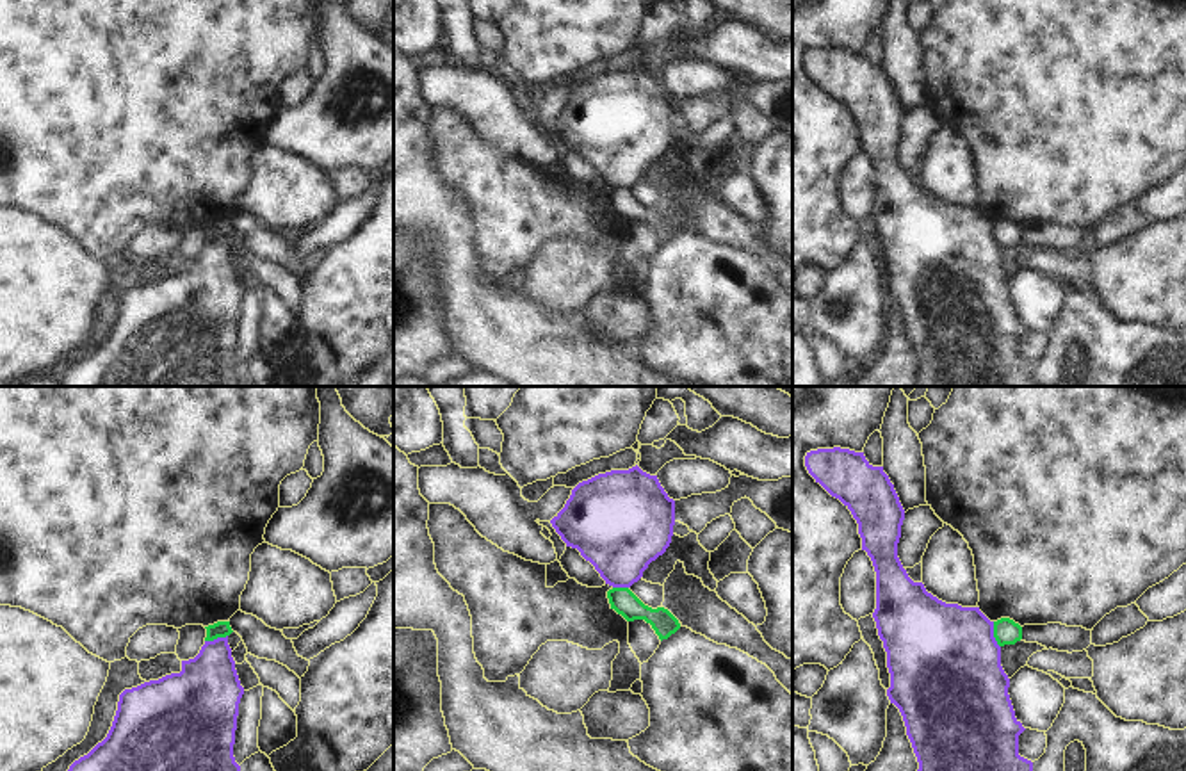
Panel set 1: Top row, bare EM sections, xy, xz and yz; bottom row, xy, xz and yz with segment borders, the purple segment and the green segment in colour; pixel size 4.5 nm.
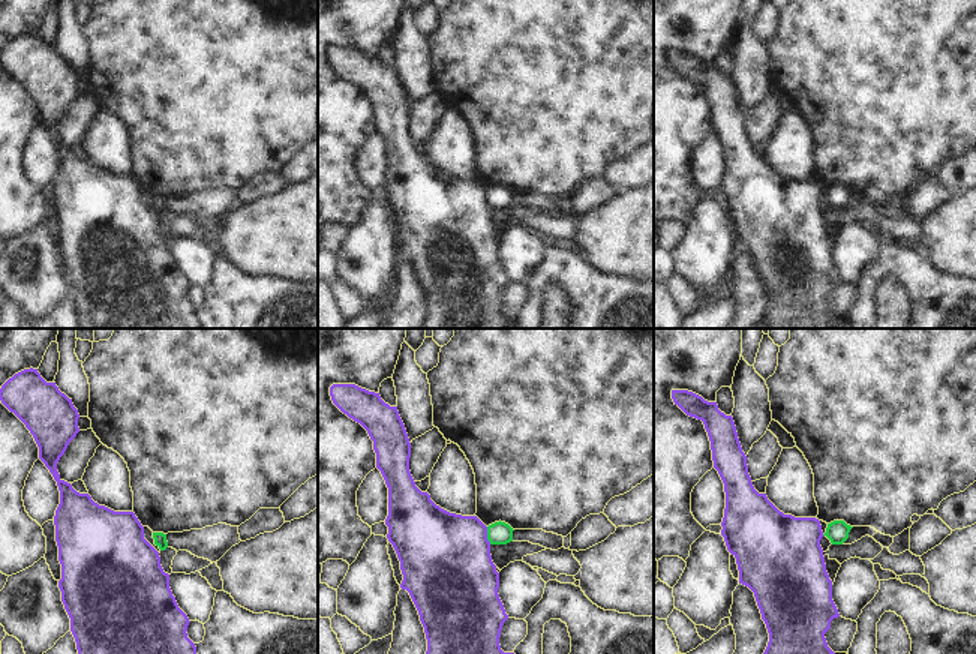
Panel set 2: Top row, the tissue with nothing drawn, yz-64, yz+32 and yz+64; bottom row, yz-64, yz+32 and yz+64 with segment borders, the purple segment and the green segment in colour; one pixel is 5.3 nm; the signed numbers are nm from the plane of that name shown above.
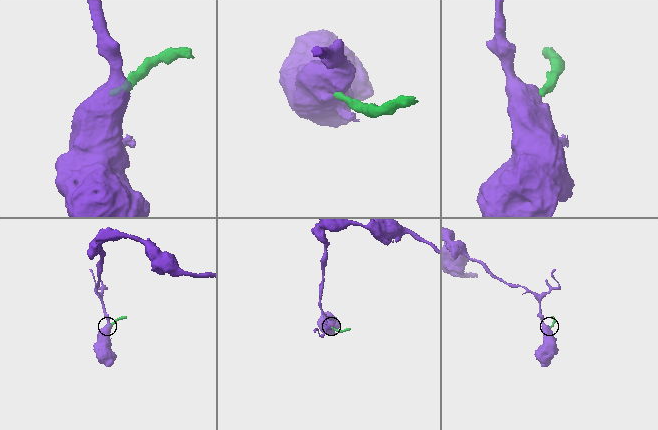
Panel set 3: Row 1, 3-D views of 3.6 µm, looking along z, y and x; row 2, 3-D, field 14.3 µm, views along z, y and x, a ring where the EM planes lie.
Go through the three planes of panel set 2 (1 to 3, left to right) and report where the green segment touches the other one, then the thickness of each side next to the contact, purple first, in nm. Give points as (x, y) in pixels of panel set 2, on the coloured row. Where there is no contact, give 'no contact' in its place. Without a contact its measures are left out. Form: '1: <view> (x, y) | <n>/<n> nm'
1: no contact
2: yz+32 (486, 536) | 480/130 nm
3: no contact

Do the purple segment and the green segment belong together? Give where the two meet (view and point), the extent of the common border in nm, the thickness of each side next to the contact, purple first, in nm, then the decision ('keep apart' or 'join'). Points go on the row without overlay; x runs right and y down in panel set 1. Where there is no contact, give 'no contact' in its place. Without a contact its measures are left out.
contact yz (992, 235); length 120 nm; calibres 500 and 110 nm; keep apart

